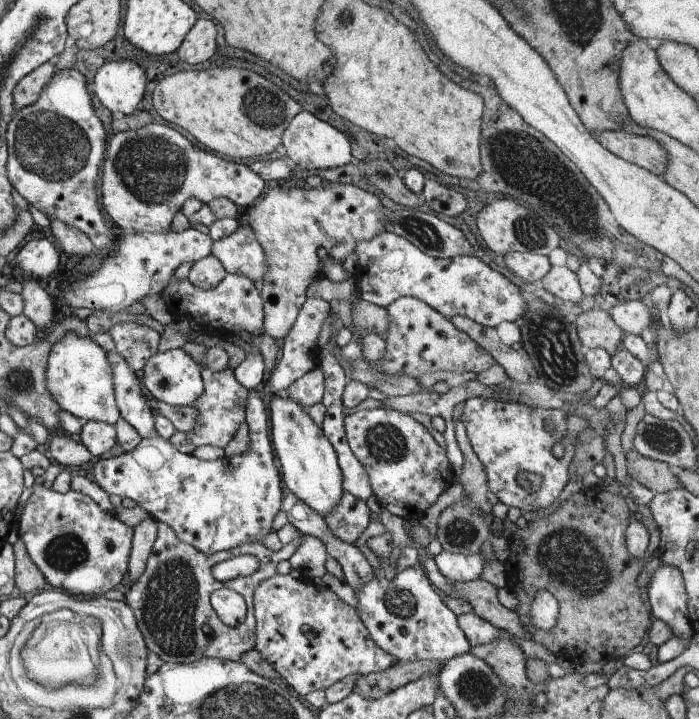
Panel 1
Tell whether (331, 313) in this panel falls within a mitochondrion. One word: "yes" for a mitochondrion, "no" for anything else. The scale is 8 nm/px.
no

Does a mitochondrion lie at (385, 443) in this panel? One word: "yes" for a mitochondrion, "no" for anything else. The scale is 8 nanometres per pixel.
yes

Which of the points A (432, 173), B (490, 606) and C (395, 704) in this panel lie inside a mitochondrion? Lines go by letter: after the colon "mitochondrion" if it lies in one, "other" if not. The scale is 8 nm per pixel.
A: other
B: other
C: other

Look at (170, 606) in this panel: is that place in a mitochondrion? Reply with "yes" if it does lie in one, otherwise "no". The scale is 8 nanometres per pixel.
yes

